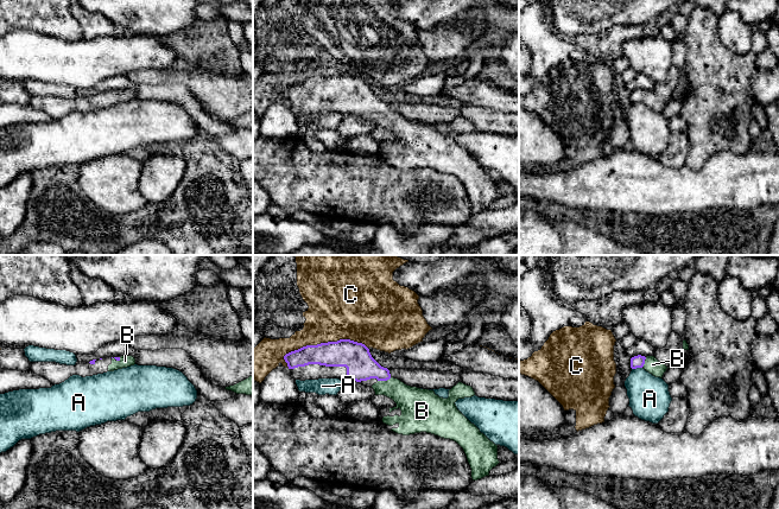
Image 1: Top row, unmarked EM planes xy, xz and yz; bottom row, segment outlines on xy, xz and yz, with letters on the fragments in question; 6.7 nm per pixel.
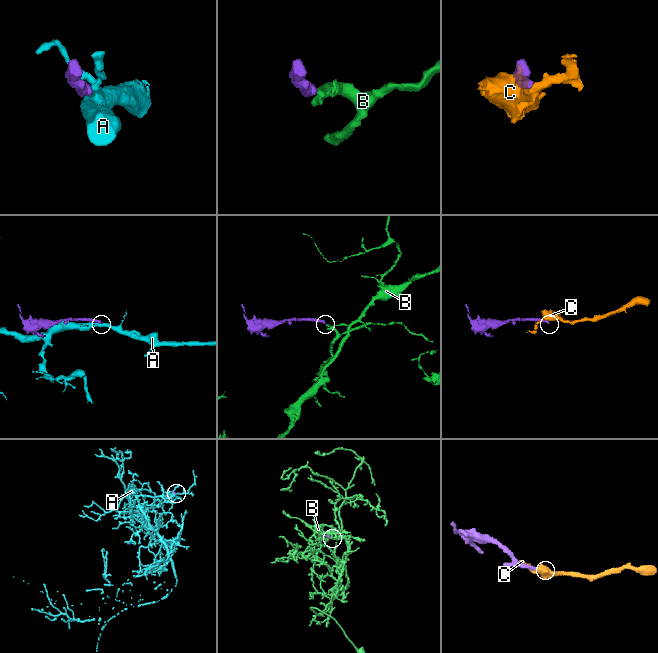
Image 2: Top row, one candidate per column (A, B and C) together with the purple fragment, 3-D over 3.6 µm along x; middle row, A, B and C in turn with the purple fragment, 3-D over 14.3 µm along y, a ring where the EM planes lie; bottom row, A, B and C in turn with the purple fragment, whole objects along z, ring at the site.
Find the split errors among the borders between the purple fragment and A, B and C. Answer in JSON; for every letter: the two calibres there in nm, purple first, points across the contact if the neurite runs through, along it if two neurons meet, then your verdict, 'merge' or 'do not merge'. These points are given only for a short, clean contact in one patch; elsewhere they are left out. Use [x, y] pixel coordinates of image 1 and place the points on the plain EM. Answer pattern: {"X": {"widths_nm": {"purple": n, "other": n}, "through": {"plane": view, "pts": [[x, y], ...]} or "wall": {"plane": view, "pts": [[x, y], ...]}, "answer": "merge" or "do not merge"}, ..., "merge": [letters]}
{"A": {"widths_nm": {"purple": 80, "other": 280}, "wall": {"plane": "yz", "pts": [[641, 101], [632, 103]]}, "answer": "do not merge"}, "B": {"widths_nm": {"purple": 200, "other": 200}, "through": {"plane": "xz", "pts": [[360, 99], [373, 103], [384, 114], [412, 135]]}, "answer": "merge"}, "C": {"widths_nm": {"purple": 190, "other": 400}, "answer": "do not merge"}, "merge": ["B"]}

